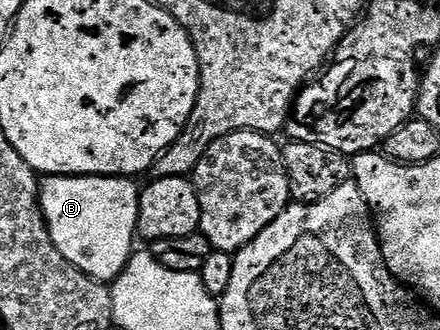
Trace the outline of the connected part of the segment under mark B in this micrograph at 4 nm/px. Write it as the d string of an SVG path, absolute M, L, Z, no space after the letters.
M46 176L41 179L38 204L46 221L52 242L80 272L92 276L97 282L113 283L124 272L130 255L136 249L134 238L138 234L139 187L133 186L126 176Z

